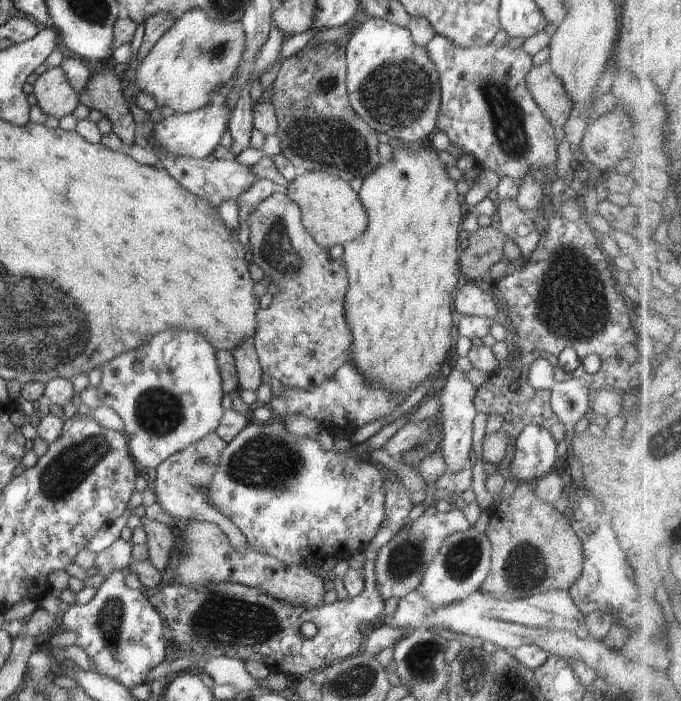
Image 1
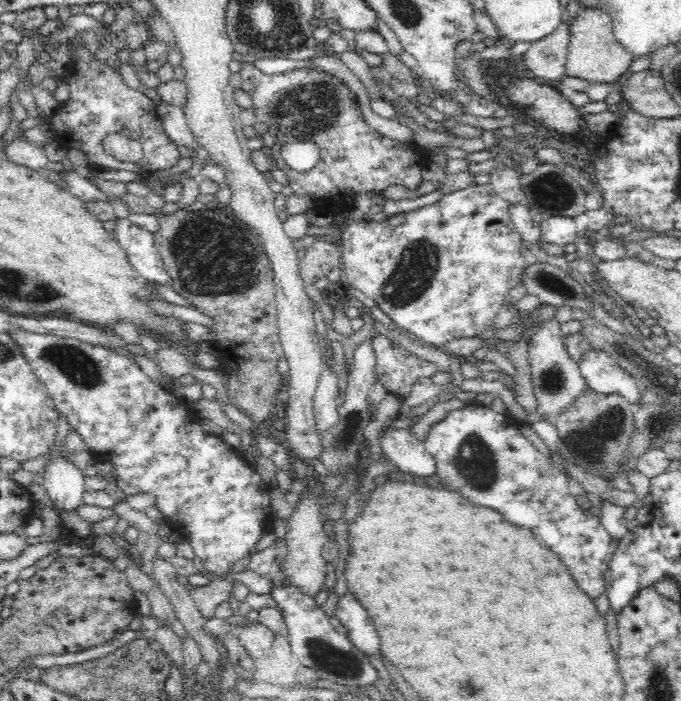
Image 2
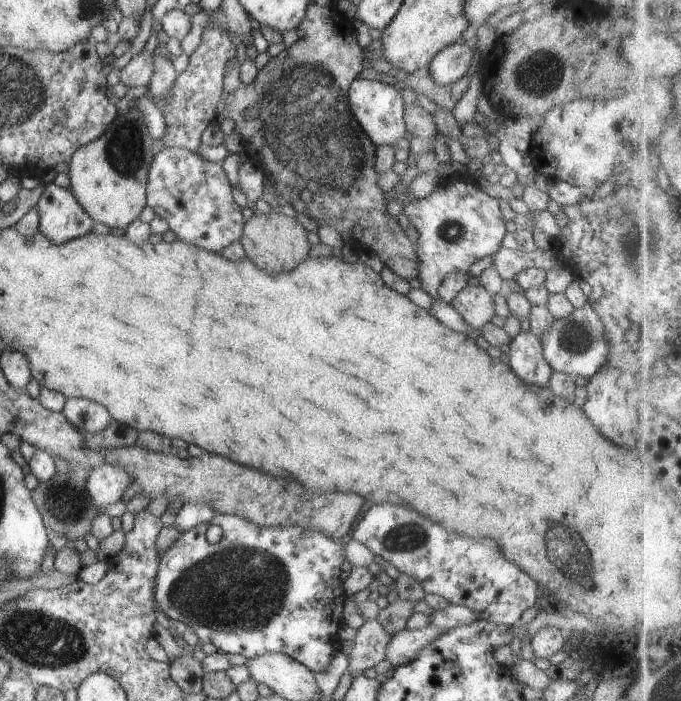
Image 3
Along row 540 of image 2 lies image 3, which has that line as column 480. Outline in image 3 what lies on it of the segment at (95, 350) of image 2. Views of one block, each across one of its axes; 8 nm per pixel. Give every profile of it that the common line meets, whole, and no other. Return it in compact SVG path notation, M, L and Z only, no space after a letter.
M456 179L437 186L423 199L406 199L404 214L419 232L415 251L419 258L420 288L435 300L444 277L454 271L468 272L468 268L484 256L494 256L506 236L506 222L502 219L498 199L480 187Z

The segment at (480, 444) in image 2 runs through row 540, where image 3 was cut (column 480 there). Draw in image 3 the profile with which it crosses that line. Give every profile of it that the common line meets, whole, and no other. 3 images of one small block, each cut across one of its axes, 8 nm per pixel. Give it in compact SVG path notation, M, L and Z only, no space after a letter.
M371 506L354 528L353 539L371 550L378 561L386 561L395 566L399 572L412 576L420 583L426 594L442 596L449 604L469 608L480 619L497 625L514 625L527 608L541 606L538 598L538 583L528 576L519 566L505 559L495 540L488 538L470 538L456 533L446 532L442 526L432 524L430 520L418 516L404 506Z

